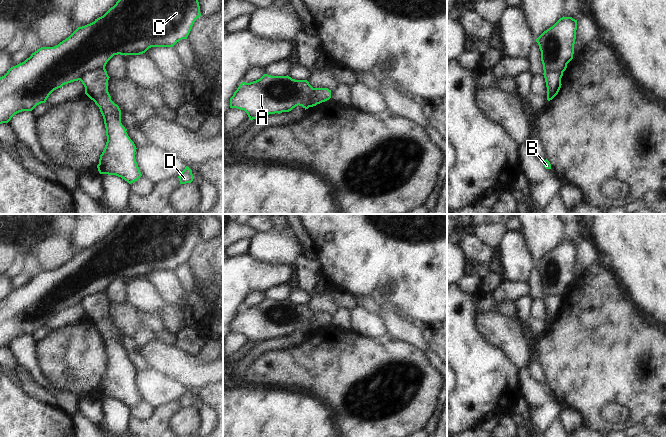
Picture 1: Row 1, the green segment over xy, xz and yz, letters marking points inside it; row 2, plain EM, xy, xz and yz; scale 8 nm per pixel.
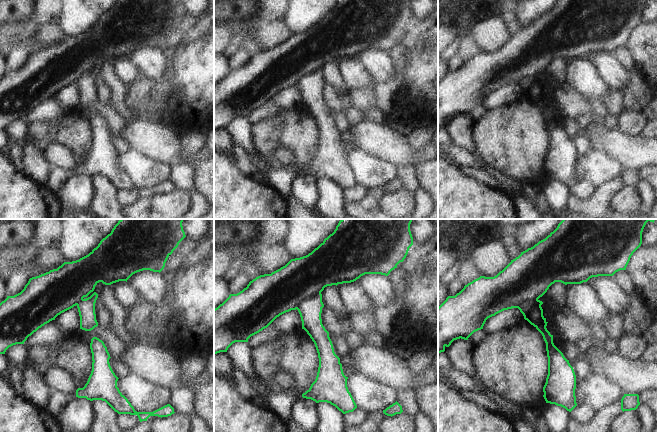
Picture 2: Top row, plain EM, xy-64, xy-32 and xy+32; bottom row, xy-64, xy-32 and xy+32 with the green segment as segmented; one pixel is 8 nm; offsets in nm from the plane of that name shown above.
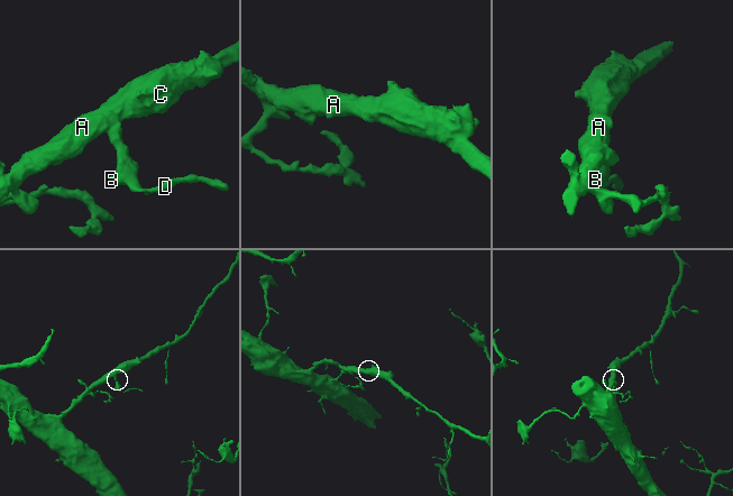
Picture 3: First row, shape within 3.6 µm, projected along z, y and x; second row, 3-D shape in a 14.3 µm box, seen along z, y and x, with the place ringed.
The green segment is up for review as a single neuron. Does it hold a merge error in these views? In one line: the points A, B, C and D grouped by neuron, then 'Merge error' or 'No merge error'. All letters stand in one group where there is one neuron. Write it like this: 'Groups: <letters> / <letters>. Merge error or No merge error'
Groups: A C / B D. Merge error

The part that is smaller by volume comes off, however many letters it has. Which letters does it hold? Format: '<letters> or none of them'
B, D

